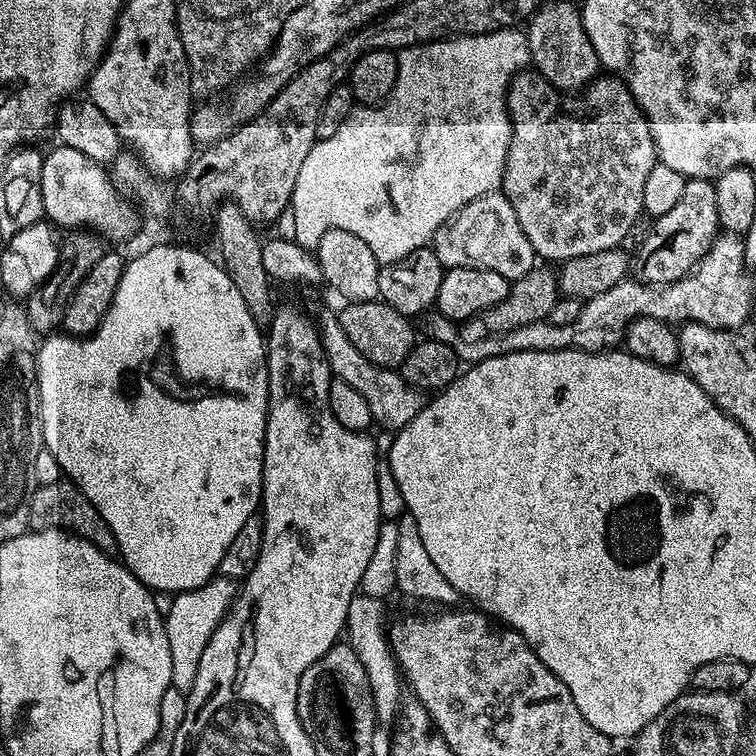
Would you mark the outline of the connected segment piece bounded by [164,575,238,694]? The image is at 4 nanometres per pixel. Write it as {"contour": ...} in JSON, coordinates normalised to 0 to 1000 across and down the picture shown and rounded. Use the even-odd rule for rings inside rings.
{"contour":[[[287,761],[257,780],[246,780],[229,787],[225,812],[217,816],[217,832],[220,849],[225,849],[228,909],[237,915],[247,918],[254,914],[257,897],[262,892],[262,876],[267,870],[267,860],[272,860],[272,849],[278,849],[283,833],[307,803],[313,782],[315,772],[311,766]]]}

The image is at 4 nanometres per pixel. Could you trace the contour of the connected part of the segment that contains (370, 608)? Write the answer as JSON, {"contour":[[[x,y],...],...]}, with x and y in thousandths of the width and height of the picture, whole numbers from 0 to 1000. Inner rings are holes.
{"contour":[[[480,784],[464,794],[459,808],[459,823],[456,825],[458,849],[468,860],[474,876],[483,882],[484,894],[488,897],[491,921],[495,923],[499,956],[520,959],[528,946],[532,931],[529,923],[529,905],[532,910],[532,892],[524,868],[519,862],[519,853],[513,848],[509,798],[507,792],[489,790]]]}

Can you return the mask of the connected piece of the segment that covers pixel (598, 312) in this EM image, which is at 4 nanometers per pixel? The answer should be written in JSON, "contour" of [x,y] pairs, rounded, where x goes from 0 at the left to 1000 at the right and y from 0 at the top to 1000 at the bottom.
{"contour":[[[952,310],[948,311],[947,319],[942,321],[934,337],[925,344],[921,353],[915,358],[909,360],[903,368],[894,370],[889,376],[848,376],[845,370],[840,368],[828,368],[823,373],[817,373],[817,378],[807,378],[807,384],[802,384],[798,389],[786,389],[786,394],[771,398],[767,405],[767,414],[765,421],[759,421],[759,426],[754,426],[749,431],[738,431],[737,429],[729,429],[726,423],[713,423],[712,426],[701,426],[701,431],[685,431],[685,437],[672,437],[665,442],[634,442],[635,444],[628,444],[627,440],[619,435],[619,431],[610,431],[604,425],[590,421],[585,414],[575,410],[567,411],[565,417],[560,419],[561,423],[561,439],[560,443],[569,450],[578,450],[585,452],[590,458],[595,458],[603,464],[604,471],[608,472],[610,478],[618,479],[620,483],[631,481],[635,476],[642,476],[643,474],[653,474],[655,471],[663,471],[664,468],[675,468],[676,466],[731,466],[733,463],[743,463],[745,460],[763,460],[771,466],[796,466],[800,463],[810,463],[816,459],[815,455],[827,448],[828,440],[831,438],[832,429],[837,423],[849,421],[870,421],[872,423],[880,423],[881,427],[890,431],[898,430],[901,426],[909,426],[911,429],[927,429],[929,431],[939,431],[940,434],[960,434],[964,437],[979,437],[985,431],[984,427],[989,423],[989,417],[995,413],[995,365],[992,361],[991,351],[984,348],[984,319],[978,311],[974,310]]]}

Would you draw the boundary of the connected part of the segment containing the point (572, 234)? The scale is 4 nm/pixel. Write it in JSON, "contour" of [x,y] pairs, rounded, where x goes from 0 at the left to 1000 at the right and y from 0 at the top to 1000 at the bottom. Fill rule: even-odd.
{"contour":[[[689,93],[672,110],[672,155],[677,163],[677,181],[675,183],[675,198],[669,204],[664,253],[667,261],[675,267],[675,272],[680,272],[685,299],[690,299],[690,310],[696,310],[710,340],[720,347],[730,347],[725,344],[745,347],[754,341],[770,341],[770,336],[791,336],[796,331],[821,327],[827,321],[824,317],[829,315],[831,306],[840,299],[841,290],[852,280],[849,250],[854,246],[854,235],[860,225],[865,225],[870,214],[857,159],[852,155],[852,147],[843,140],[841,131],[833,124],[831,112],[808,98],[794,98],[766,124],[753,124],[742,122],[726,106],[721,106],[713,95]]]}

